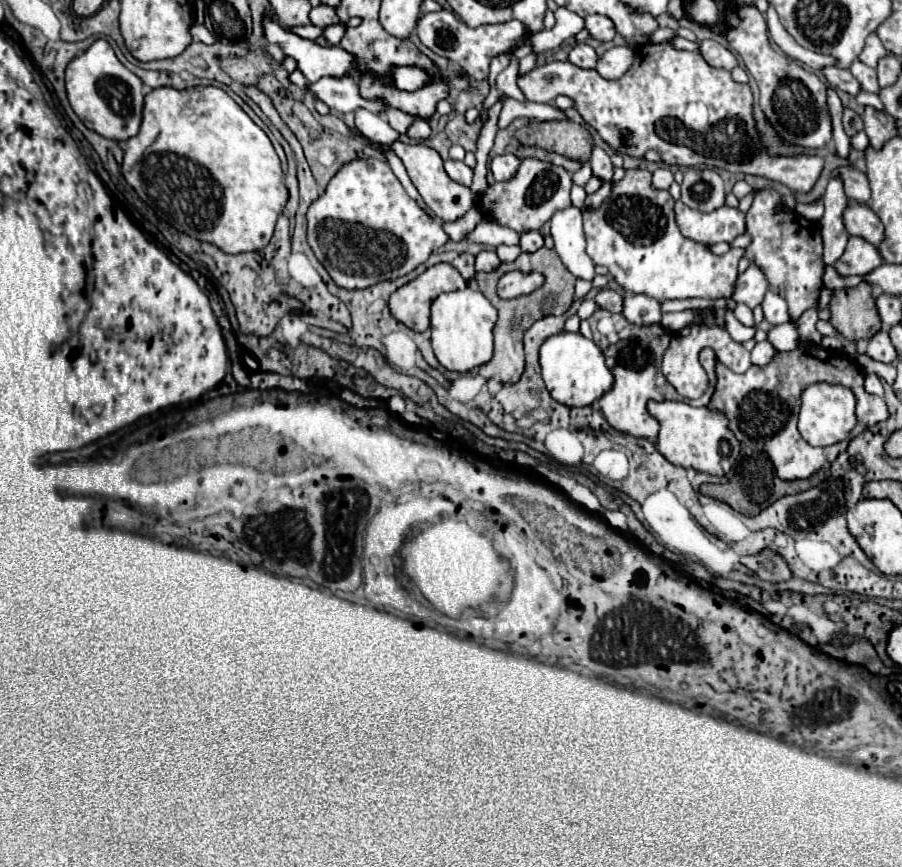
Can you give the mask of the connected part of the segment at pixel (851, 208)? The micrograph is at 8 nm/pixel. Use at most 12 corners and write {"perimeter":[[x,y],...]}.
{"perimeter":[[848,200],[844,208],[846,232],[882,242],[882,222],[868,204]]}

